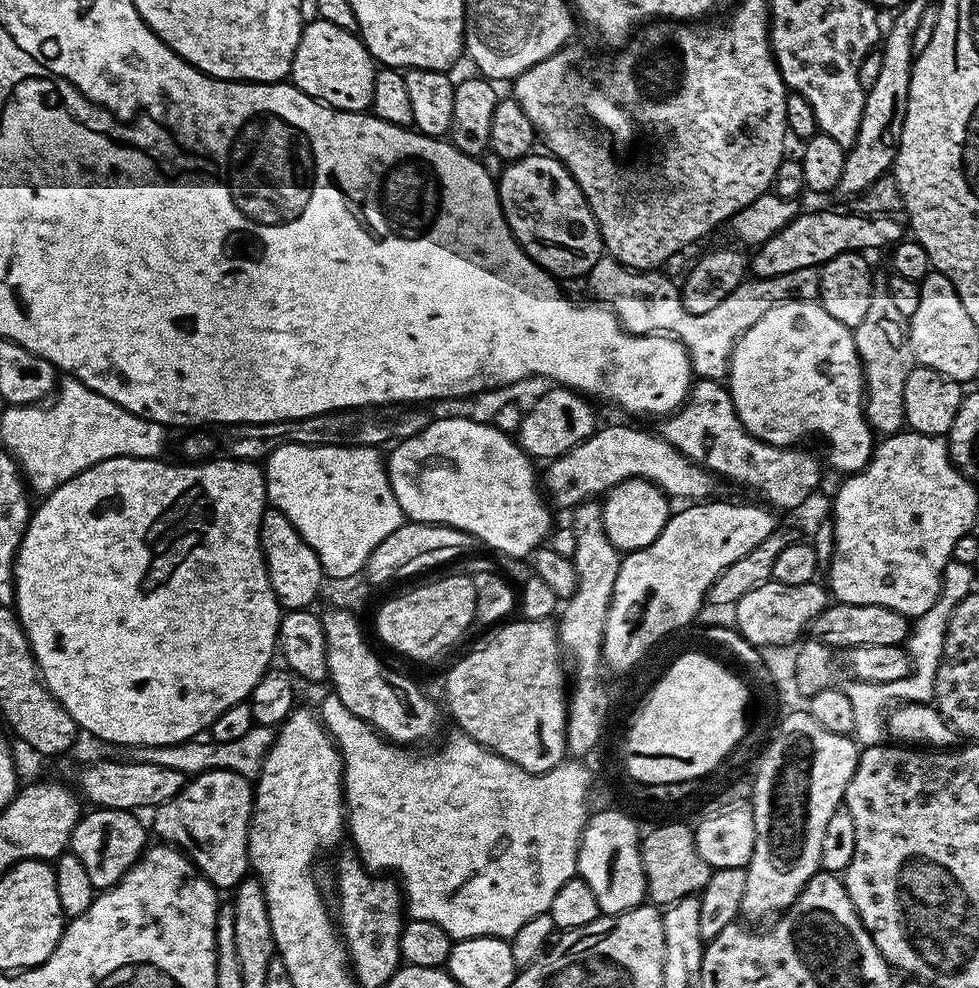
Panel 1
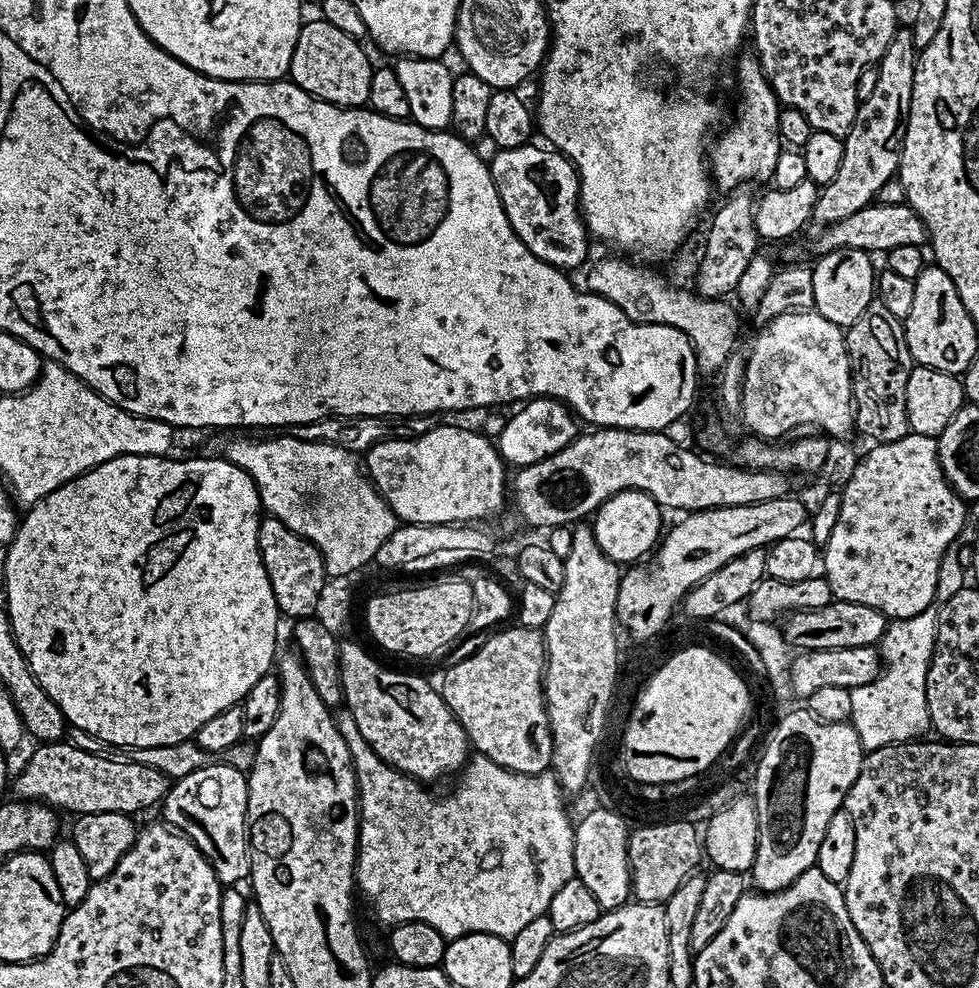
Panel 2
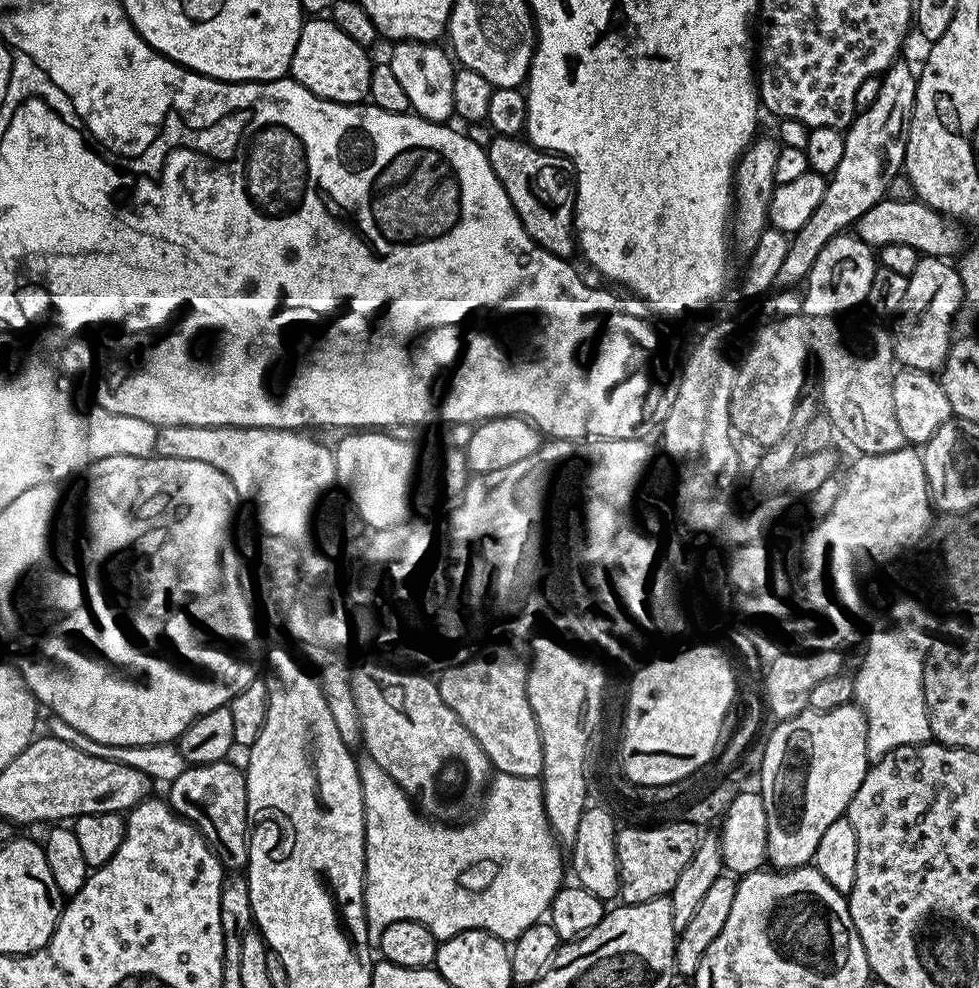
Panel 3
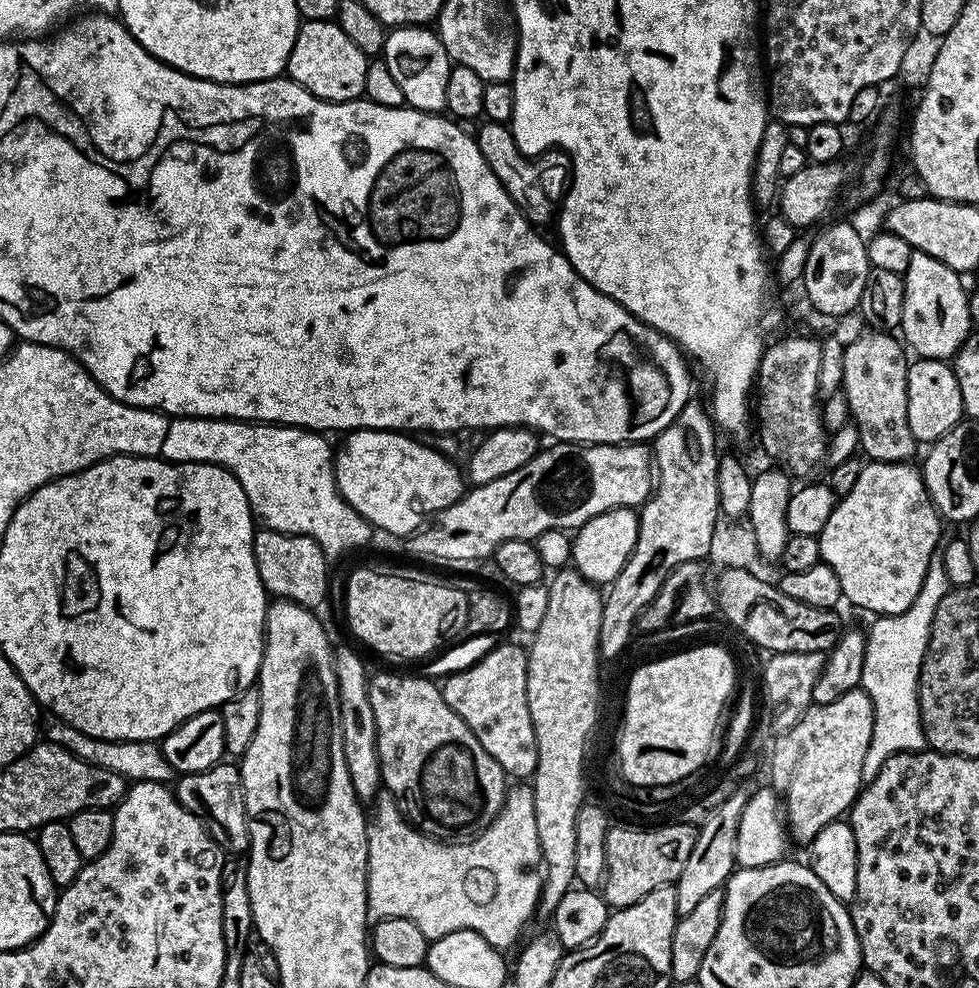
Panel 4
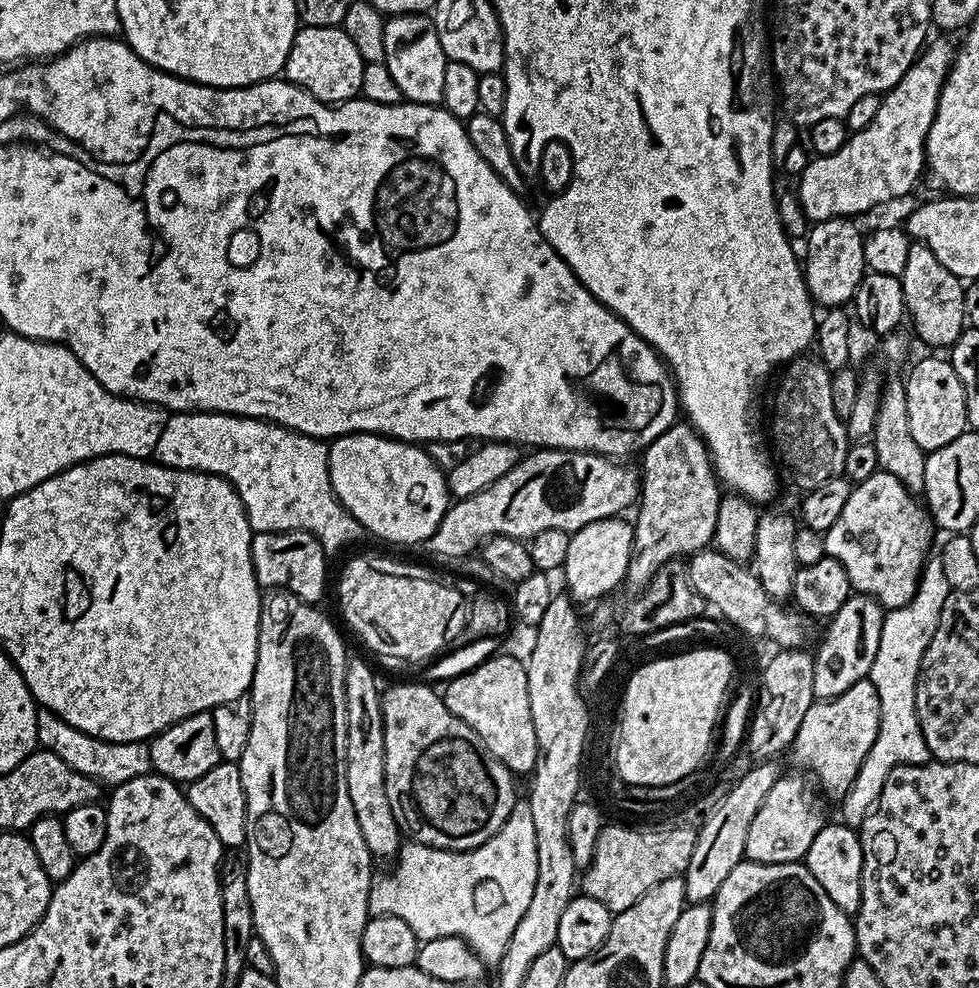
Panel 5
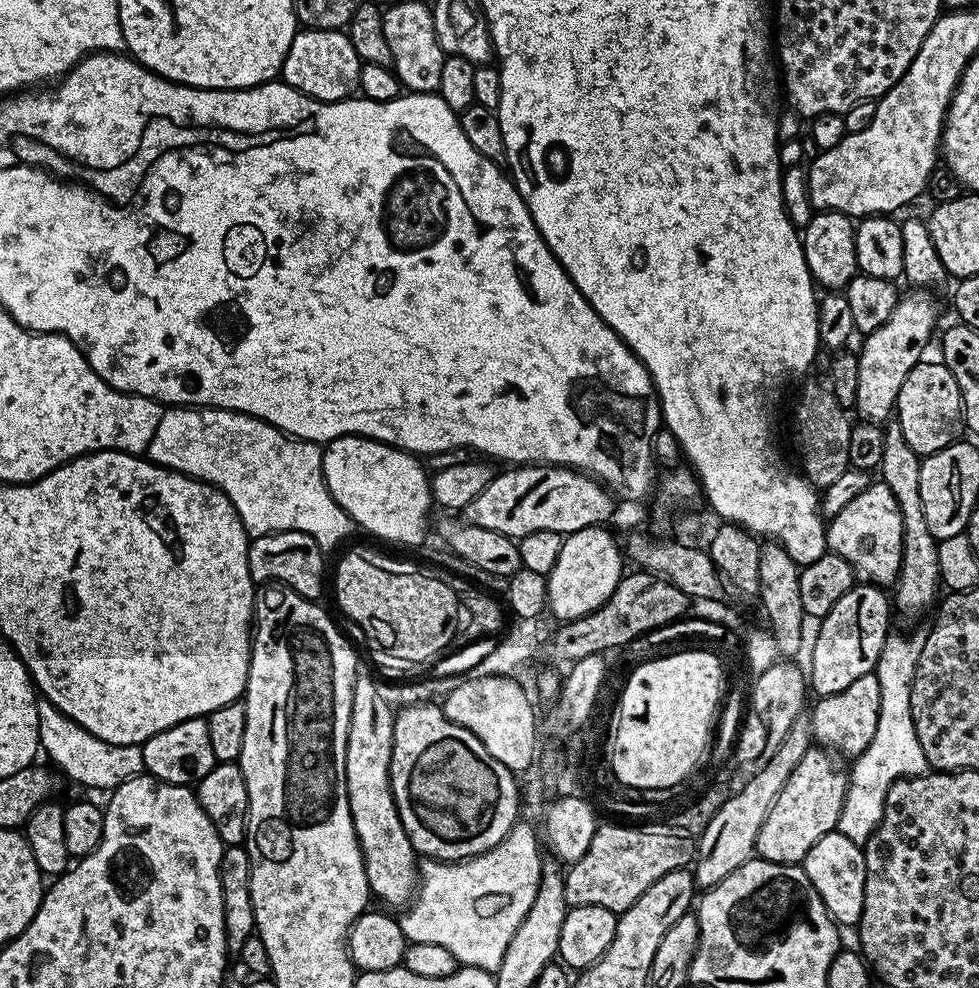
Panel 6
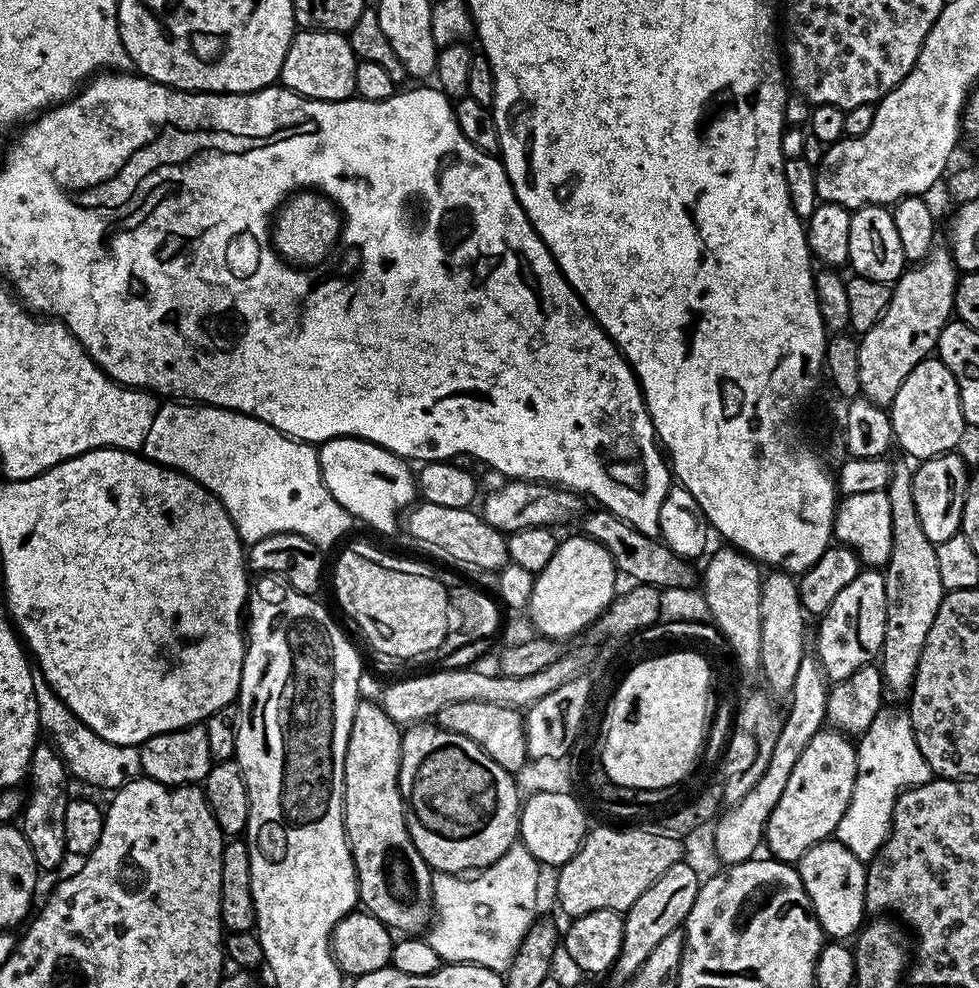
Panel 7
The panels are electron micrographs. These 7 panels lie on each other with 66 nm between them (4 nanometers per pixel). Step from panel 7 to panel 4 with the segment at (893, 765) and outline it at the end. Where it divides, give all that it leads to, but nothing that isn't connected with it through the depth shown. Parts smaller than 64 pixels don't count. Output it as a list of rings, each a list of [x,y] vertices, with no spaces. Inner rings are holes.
[[[943,551],[932,553],[924,585],[910,610],[893,616],[876,616],[872,629],[867,629],[868,646],[860,687],[874,705],[874,734],[870,738],[870,750],[866,750],[866,762],[862,762],[865,781],[869,782],[877,776],[886,758],[899,752],[919,752],[925,747],[918,686],[920,667],[928,649],[934,614],[938,610],[938,602],[942,602],[942,598],[950,590],[944,557]]]

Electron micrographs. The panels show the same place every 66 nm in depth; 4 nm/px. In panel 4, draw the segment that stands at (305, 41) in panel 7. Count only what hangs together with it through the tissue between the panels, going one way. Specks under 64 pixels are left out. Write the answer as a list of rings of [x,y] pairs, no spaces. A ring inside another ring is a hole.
[[[304,20],[290,50],[286,76],[319,100],[341,104],[364,96],[369,63],[369,57],[364,56],[362,50],[350,42],[350,38],[346,38],[339,24],[332,20]]]

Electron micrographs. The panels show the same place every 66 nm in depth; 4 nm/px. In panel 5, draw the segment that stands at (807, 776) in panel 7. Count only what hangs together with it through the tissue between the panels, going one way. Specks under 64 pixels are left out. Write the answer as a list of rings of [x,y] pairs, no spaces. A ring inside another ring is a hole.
[[[781,775],[779,780],[770,786],[750,830],[746,833],[745,857],[753,864],[794,864],[803,861],[810,850],[810,842],[826,823],[824,812],[818,801],[812,797],[805,777]]]

